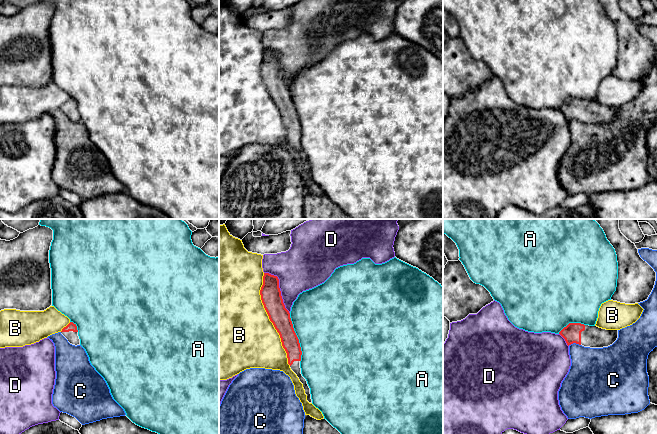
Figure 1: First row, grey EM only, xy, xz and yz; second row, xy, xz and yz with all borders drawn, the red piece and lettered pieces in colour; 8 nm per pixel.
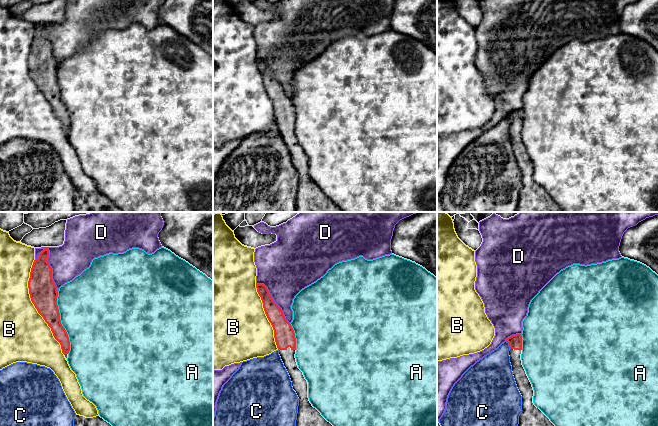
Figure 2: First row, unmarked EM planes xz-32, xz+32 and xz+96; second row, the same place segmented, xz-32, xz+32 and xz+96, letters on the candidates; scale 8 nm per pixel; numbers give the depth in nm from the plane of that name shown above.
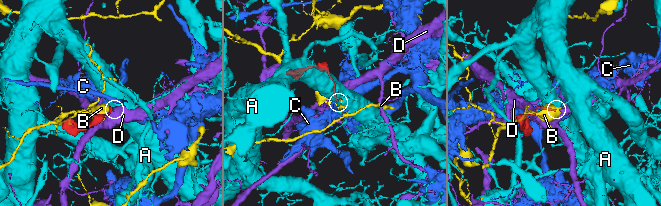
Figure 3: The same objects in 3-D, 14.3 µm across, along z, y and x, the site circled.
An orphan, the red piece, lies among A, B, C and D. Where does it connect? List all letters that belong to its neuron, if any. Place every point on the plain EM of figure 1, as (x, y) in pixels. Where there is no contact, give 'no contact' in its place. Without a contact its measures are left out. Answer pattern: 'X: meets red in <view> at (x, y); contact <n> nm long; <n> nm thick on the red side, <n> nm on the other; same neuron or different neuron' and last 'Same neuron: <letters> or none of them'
A: meets red in xz at (297, 113); contact 400 nm long; 160 nm thick on the red side, 500 nm on the other; different neuron
B: meets red in xz at (269, 94); contact 800 nm long; 160 nm thick on the red side, 500 nm on the other; different neuron
C: meets red in yz at (574, 118); contact 100 nm long; 150 nm thick on the red side, 340 nm on the other; different neuron
D: meets red in xz at (279, 65); contact 400 nm long; 160 nm thick on the red side, 360 nm on the other; different neuron
Same neuron: none of them

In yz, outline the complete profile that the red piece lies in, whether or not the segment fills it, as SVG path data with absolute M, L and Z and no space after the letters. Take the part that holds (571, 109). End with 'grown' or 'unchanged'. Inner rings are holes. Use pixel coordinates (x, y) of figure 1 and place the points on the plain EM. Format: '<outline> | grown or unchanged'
M569 99L559 110L568 122L576 119L590 124L608 123L618 114L618 106L606 106L581 99Z | grown

